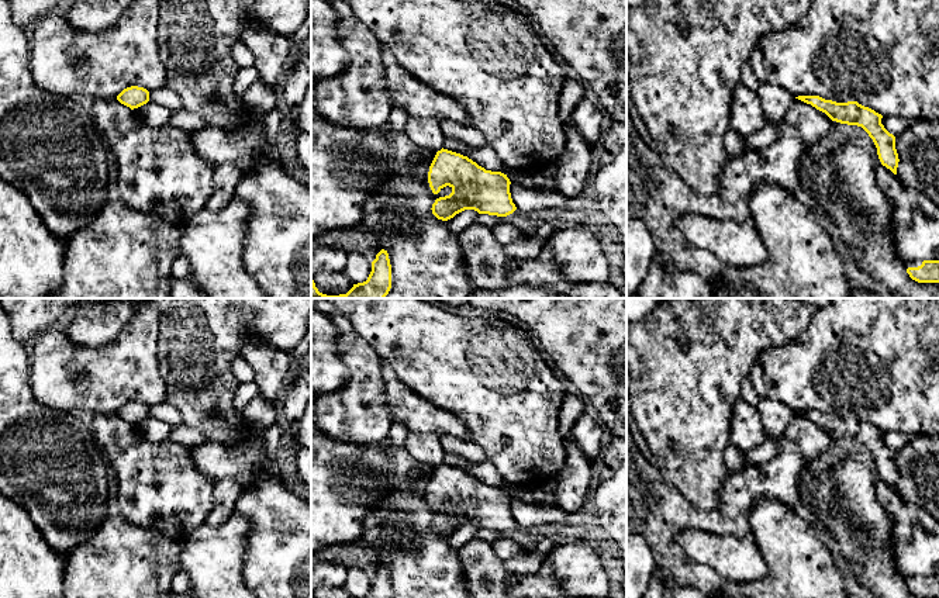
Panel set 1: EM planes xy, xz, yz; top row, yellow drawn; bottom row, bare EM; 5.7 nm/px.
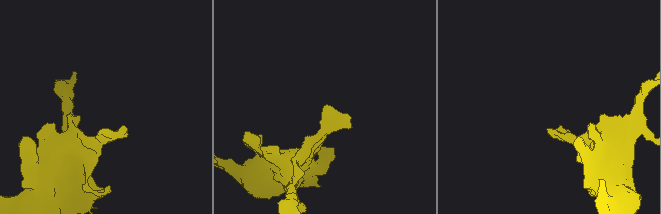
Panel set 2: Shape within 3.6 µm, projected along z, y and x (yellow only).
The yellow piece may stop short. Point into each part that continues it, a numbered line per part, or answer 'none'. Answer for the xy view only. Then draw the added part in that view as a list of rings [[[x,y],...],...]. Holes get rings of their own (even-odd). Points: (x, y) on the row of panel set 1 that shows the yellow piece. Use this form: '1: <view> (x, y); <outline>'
none

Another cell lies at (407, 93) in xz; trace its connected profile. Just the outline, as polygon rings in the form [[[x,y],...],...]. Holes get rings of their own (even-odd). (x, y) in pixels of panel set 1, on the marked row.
[[[384,44],[382,55],[393,108],[405,111],[408,117],[434,117],[470,127],[469,115],[460,104],[407,73]]]

